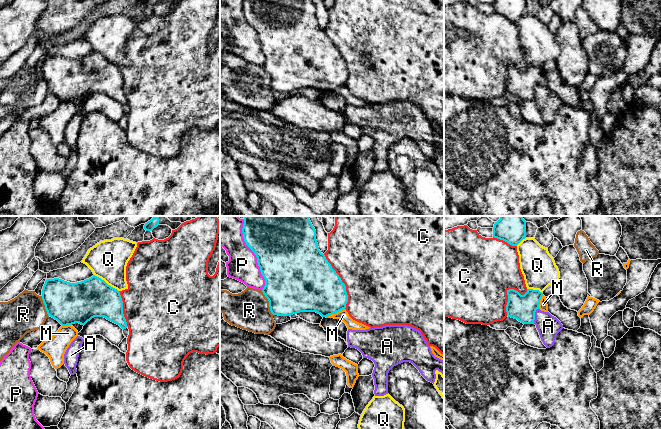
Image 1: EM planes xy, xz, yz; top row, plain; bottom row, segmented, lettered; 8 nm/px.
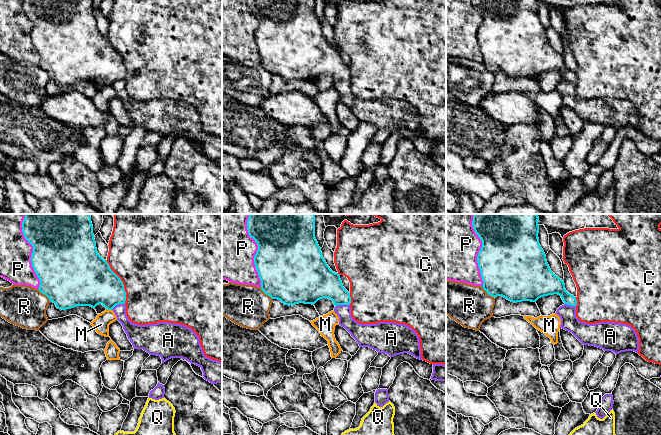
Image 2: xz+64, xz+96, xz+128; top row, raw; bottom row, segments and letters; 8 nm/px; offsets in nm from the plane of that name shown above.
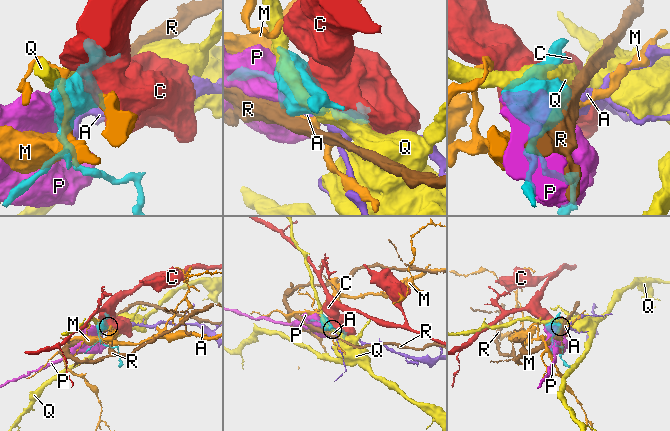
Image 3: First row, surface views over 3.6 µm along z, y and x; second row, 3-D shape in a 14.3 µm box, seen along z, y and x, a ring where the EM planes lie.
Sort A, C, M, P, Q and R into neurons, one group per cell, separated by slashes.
A / C / M / P / Q / R

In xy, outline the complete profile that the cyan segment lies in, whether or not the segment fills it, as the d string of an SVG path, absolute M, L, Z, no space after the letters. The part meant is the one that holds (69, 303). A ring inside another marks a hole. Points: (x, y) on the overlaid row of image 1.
M95 275L77 283L47 279L42 300L48 316L62 326L85 325L94 317L104 317L123 330L128 327L120 292Z

